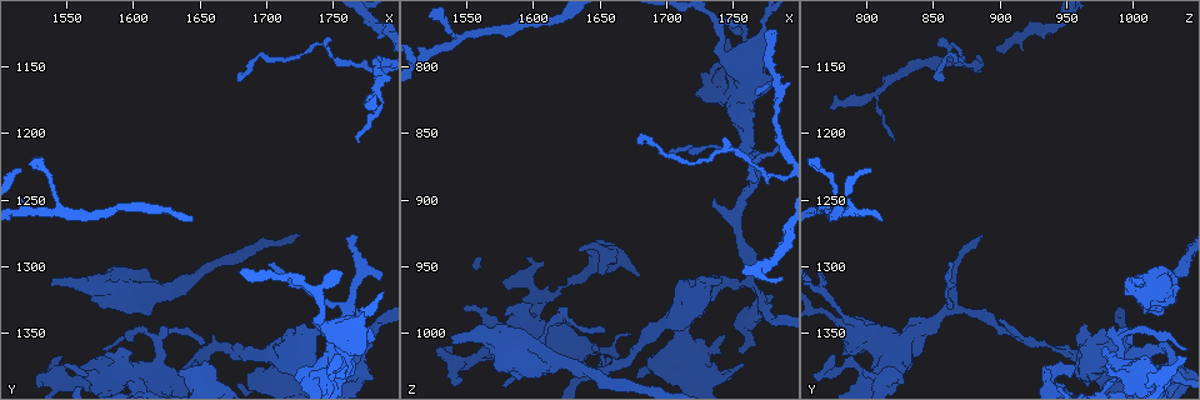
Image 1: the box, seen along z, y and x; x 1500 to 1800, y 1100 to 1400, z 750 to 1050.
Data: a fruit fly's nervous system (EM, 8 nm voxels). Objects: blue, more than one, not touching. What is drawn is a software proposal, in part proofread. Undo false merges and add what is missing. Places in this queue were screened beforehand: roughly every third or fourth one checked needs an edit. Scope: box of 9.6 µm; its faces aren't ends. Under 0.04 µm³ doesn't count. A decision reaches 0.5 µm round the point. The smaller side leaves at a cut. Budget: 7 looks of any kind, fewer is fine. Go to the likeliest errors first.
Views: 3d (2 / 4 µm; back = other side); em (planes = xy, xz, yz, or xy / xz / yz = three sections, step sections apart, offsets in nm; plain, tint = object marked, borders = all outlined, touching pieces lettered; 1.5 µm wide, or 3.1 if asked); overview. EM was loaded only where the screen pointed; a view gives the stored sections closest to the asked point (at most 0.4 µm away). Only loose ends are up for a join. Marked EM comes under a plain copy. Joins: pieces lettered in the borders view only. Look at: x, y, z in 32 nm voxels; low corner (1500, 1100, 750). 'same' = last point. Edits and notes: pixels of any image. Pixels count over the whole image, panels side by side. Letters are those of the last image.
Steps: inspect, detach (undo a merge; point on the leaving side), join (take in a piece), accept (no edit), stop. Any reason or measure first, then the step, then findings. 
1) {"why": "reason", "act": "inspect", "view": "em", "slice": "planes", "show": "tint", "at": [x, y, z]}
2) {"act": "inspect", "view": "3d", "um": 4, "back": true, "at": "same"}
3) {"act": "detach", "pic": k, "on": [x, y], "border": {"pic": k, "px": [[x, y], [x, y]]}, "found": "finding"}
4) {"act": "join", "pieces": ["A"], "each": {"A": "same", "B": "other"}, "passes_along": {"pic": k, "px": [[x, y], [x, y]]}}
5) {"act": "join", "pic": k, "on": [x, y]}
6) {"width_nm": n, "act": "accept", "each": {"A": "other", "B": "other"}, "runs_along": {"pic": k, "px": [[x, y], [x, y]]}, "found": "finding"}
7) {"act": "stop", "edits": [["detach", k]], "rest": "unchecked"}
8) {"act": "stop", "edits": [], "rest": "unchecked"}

{"why": "branch stops here", "act": "inspect", "view": "em", "um": 3.1, "slice": "planes", "show": "borders", "at": [1538, 1314, 1002]}

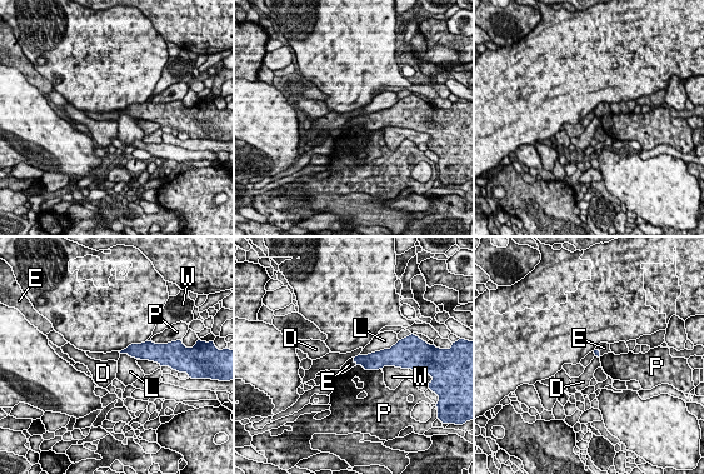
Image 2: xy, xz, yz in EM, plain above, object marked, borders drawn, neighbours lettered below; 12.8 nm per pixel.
{"act": "join", "pieces": ["E"], "each": {"D": "other", "E": "same", "L": "other", "P": "other", "W": "other"}, "passes_along": {"pic": 2, "px": [[372, 362], [354, 362], [349, 364]]}, "found": "it goes on there"}

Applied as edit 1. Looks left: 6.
{"why": "redraw", "act": "inspect", "view": "overview"}

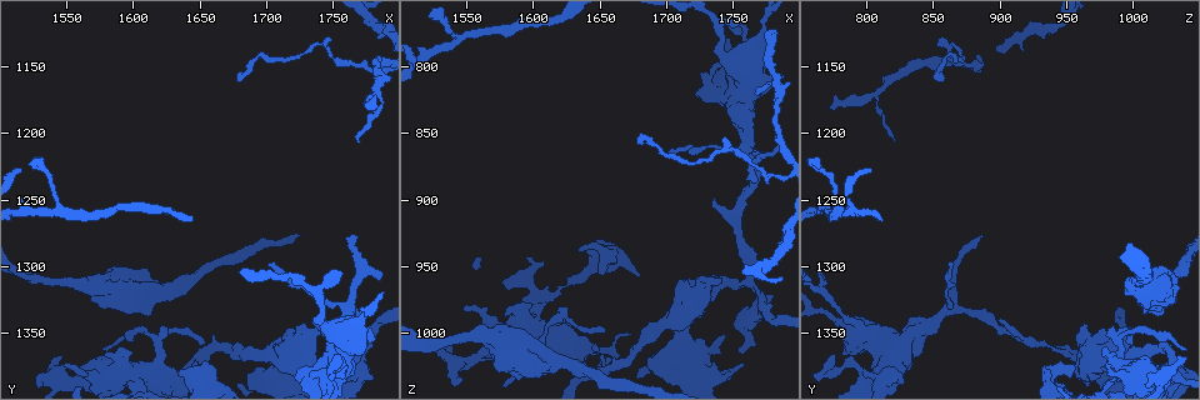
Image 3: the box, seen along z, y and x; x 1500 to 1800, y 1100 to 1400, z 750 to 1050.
{"why": "thick end", "act": "inspect", "view": "em", "slice": "planes", "show": "tint", "at": [1772, 1364, 784]}

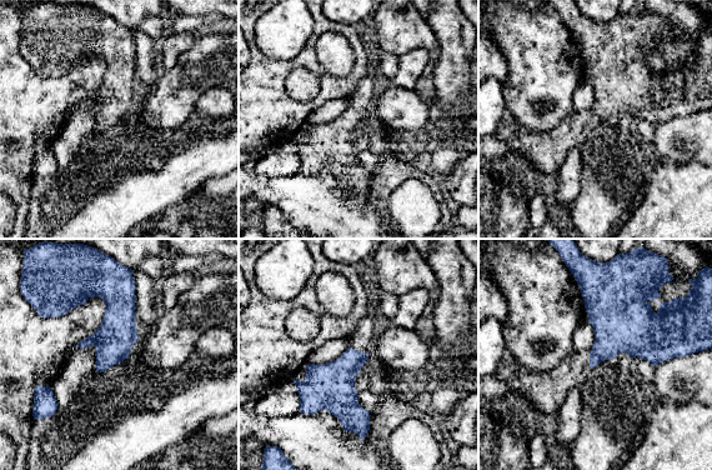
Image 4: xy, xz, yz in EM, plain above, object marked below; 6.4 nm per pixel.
{"act": "inspect", "view": "em", "slice": "planes", "show": "borders", "at": "same"}

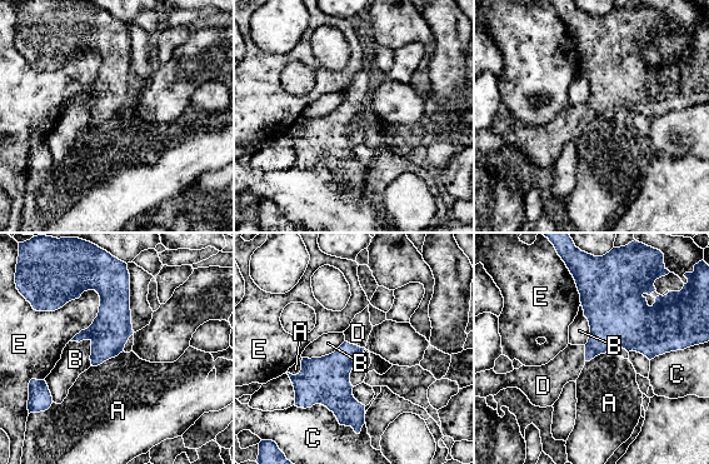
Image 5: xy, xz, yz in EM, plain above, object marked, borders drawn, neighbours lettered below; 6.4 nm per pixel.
{"act": "join", "pieces": ["D"], "each": {"A": "other", "B": "other", "C": "other", "D": "same", "E": "other"}, "found": "the cell continues"}

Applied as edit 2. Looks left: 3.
{"why": "thin end", "act": "inspect", "view": "em", "slice": "planes", "show": "borders", "at": [1736, 1338, 898]}

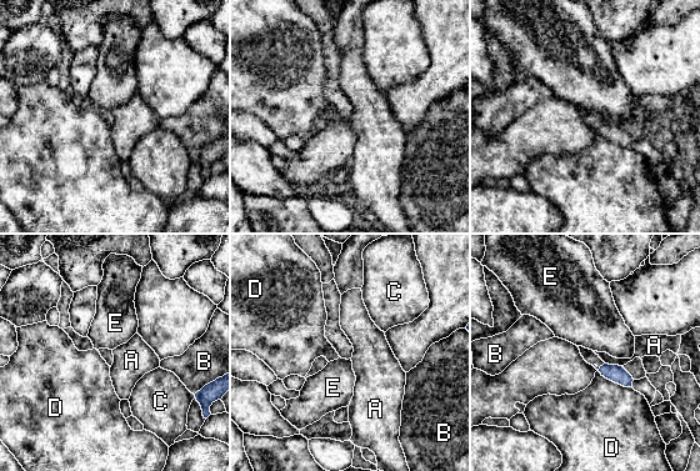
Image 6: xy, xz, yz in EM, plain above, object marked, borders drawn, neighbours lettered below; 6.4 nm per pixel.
{"act": "accept", "each": {"A": "other", "B": "other", "C": "other", "D": "other", "E": "other"}, "found": "no lettered piece goes on from it"}

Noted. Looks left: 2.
{"act": "stop", "edits": [["join", 2], ["join", 5]], "rest": "unchecked"}

